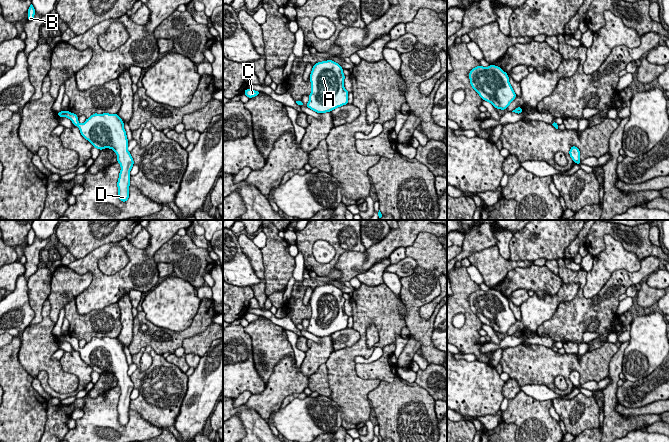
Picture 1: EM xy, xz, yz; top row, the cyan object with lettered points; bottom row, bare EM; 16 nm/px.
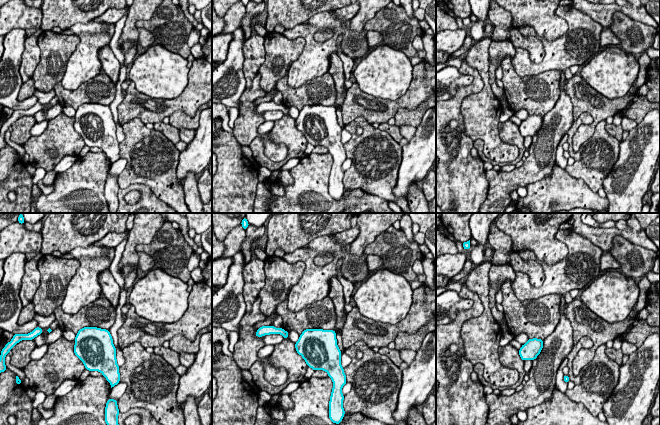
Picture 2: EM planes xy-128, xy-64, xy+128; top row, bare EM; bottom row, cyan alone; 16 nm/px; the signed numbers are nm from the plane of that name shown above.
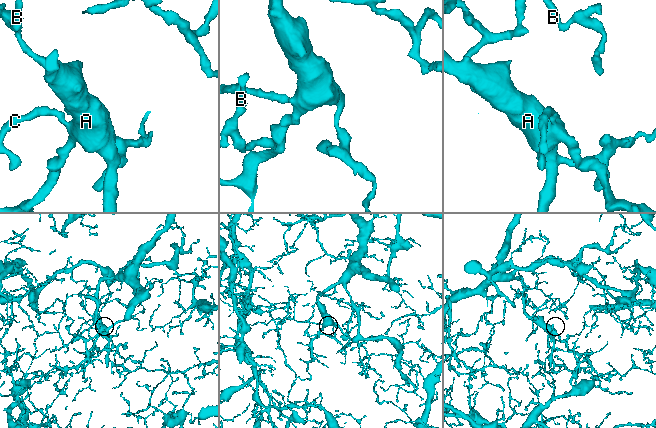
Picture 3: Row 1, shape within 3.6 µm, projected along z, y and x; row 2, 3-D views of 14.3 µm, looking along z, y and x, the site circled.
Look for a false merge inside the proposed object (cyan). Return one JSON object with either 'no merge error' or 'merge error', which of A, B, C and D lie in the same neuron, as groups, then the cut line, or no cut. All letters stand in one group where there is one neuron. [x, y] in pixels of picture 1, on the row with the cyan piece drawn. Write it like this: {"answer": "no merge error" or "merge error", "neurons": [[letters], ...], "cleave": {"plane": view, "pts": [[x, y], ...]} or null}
{"answer": "no merge error", "neurons": [["A", "B", "C", "D"]], "cleave": null}

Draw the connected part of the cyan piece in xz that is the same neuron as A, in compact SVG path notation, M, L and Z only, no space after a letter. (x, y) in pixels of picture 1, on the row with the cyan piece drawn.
M332 60L317 62L311 71L311 93L306 104L321 114L348 104L348 91L344 88L343 68Z

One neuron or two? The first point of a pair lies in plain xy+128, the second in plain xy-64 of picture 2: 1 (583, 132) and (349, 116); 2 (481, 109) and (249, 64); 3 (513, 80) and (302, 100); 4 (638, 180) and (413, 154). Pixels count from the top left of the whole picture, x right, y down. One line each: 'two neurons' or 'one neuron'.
1: one neuron
2: two neurons
3: one neuron
4: one neuron

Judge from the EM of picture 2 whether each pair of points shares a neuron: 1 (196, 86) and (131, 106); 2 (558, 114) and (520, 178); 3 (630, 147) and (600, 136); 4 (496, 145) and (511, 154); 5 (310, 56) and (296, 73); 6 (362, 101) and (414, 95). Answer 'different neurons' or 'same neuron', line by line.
1: same neuron
2: same neuron
3: different neurons
4: same neuron
5: same neuron
6: same neuron

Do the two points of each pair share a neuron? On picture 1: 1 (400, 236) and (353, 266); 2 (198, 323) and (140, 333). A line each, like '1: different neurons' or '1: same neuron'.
1: same neuron
2: same neuron

